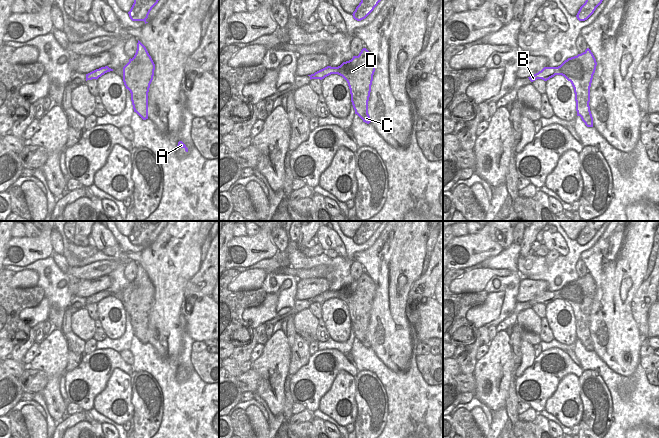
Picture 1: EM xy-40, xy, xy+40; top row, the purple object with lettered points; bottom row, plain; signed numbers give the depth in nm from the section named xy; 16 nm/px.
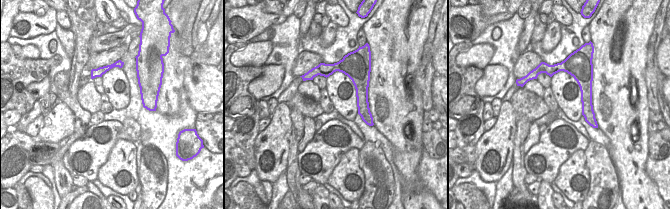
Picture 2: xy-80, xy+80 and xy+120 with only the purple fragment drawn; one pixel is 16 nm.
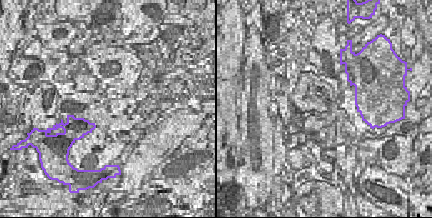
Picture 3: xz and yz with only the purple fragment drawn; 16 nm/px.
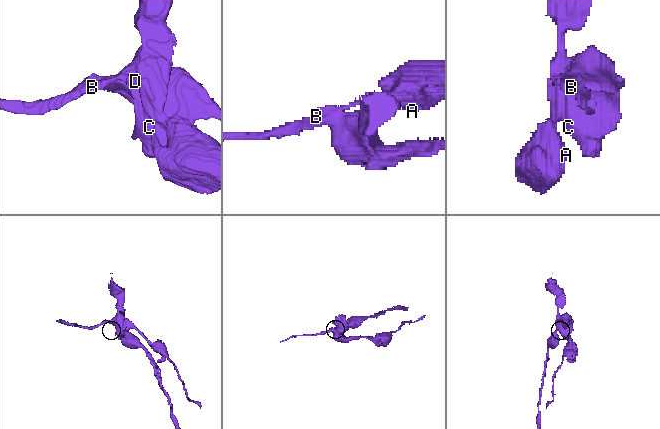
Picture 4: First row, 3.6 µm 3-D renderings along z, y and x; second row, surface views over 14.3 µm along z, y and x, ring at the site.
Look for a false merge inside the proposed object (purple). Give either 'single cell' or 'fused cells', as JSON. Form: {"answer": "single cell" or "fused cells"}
{"answer": "fused cells"}

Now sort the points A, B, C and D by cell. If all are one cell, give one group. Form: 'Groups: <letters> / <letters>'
Groups: A / B C D.

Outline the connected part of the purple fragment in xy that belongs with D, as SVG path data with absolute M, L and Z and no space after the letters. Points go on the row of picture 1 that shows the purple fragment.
M362 51L358 56L353 56L351 60L343 62L338 67L327 66L308 76L310 77L310 80L322 80L331 74L342 76L348 83L355 114L357 114L363 122L369 124L371 121L368 114L368 101L373 80L371 80L365 72L361 72L357 69L358 57L361 54Z

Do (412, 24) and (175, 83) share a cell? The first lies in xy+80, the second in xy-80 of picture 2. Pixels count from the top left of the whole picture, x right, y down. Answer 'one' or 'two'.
one

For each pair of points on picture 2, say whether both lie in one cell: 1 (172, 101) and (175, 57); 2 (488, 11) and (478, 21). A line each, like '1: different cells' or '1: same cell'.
1: same cell
2: different cells

